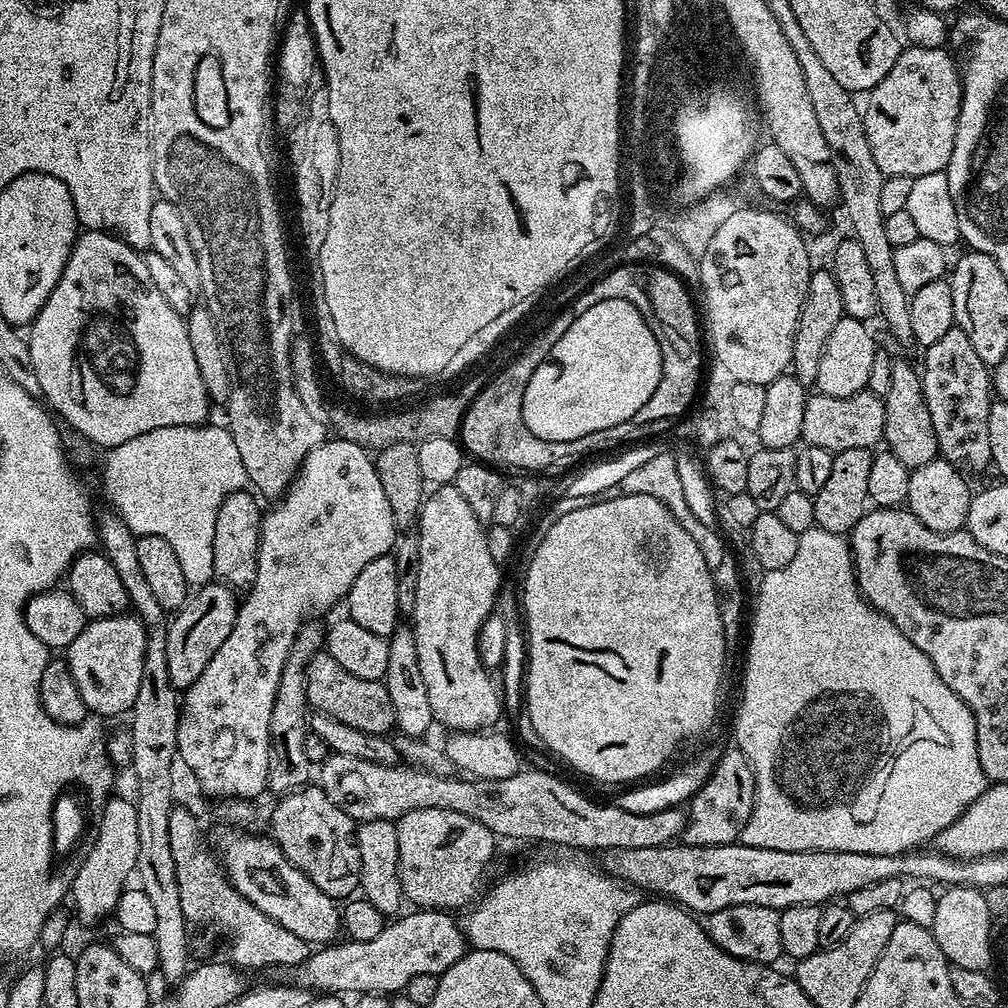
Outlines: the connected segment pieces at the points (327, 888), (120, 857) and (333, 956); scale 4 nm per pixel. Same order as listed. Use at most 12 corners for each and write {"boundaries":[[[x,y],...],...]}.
{"boundaries":[[[319,786],[281,795],[271,839],[318,890],[360,887],[356,824]],[[105,801],[70,900],[111,917],[138,858],[135,803]],[[444,910],[405,911],[370,942],[291,969],[316,994],[400,994],[465,954]]]}

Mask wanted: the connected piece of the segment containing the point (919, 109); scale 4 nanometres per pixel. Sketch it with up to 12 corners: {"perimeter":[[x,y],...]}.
{"perimeter":[[908,46],[867,93],[885,177],[945,171],[962,68]]}

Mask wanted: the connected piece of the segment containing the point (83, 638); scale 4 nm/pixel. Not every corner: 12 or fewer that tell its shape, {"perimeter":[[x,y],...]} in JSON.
{"perimeter":[[135,614],[87,621],[66,649],[89,713],[131,713],[146,642]]}

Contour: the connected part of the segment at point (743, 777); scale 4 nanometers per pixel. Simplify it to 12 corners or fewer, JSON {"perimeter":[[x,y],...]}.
{"perimeter":[[739,748],[721,751],[687,805],[685,844],[735,844],[756,783]]}

